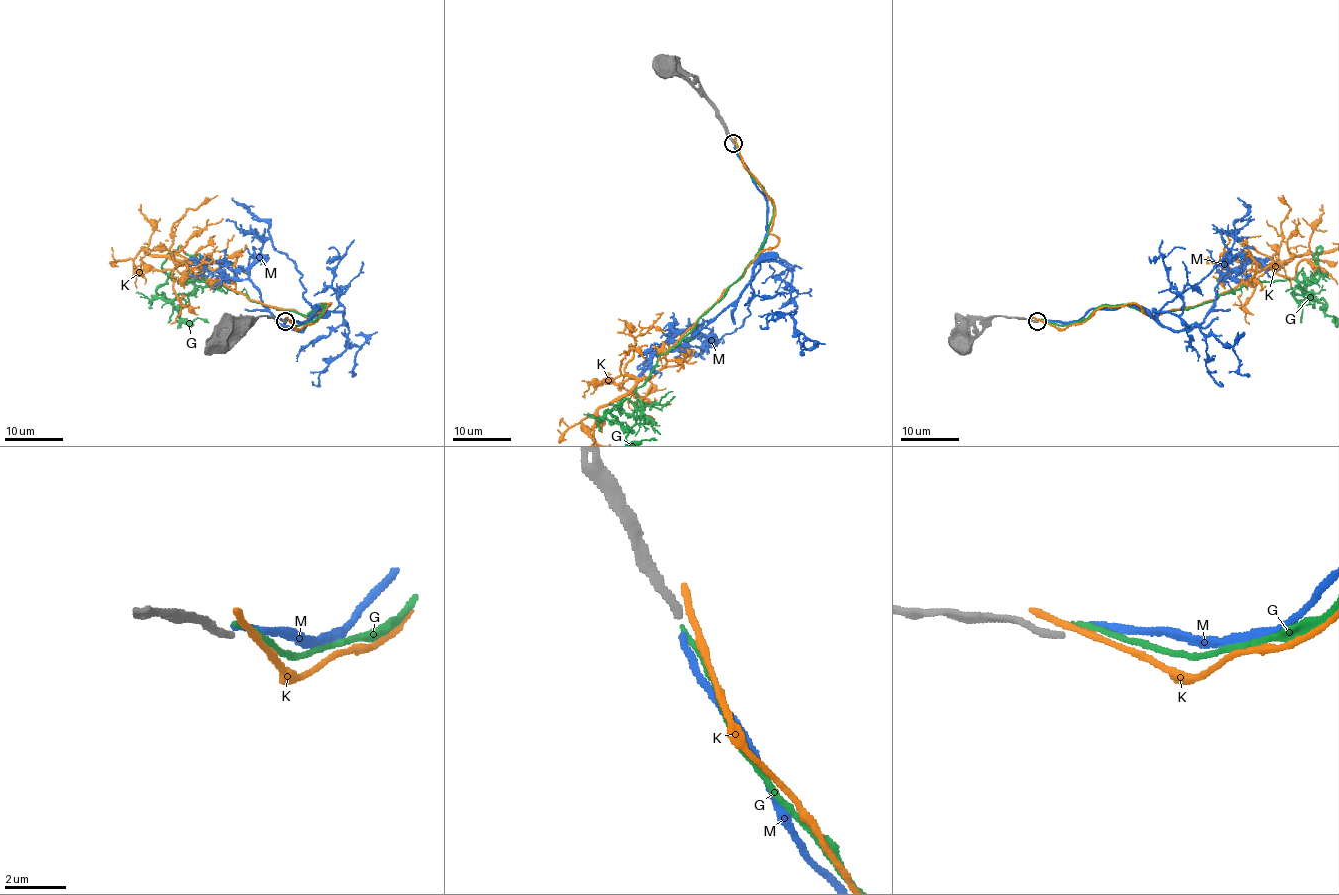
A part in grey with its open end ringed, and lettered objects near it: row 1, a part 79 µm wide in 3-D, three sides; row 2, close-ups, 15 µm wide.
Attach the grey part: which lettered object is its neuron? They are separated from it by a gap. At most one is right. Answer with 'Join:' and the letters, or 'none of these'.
Join: M

